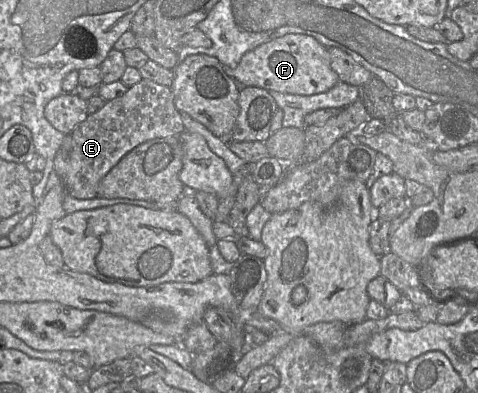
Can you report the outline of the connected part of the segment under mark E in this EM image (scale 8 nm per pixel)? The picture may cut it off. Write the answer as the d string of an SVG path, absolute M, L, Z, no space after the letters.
M142 79L122 96L106 101L102 108L80 122L69 136L65 135L62 147L53 160L54 171L66 195L76 199L92 199L97 197L102 178L136 146L155 138L179 137L184 130L171 88Z

